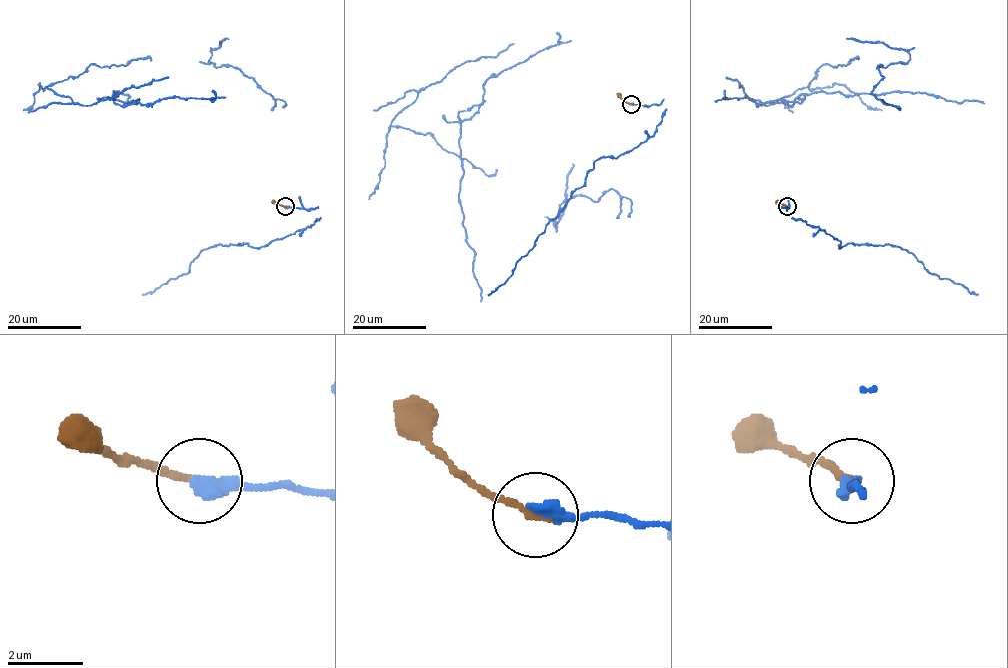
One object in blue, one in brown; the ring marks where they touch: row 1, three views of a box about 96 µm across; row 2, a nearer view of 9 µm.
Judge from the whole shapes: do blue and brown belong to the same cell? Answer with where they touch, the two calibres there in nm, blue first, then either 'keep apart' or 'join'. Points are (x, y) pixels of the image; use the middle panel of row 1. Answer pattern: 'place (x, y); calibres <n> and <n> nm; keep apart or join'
place (631, 104); calibres 400 and 220 nm; keep apart

